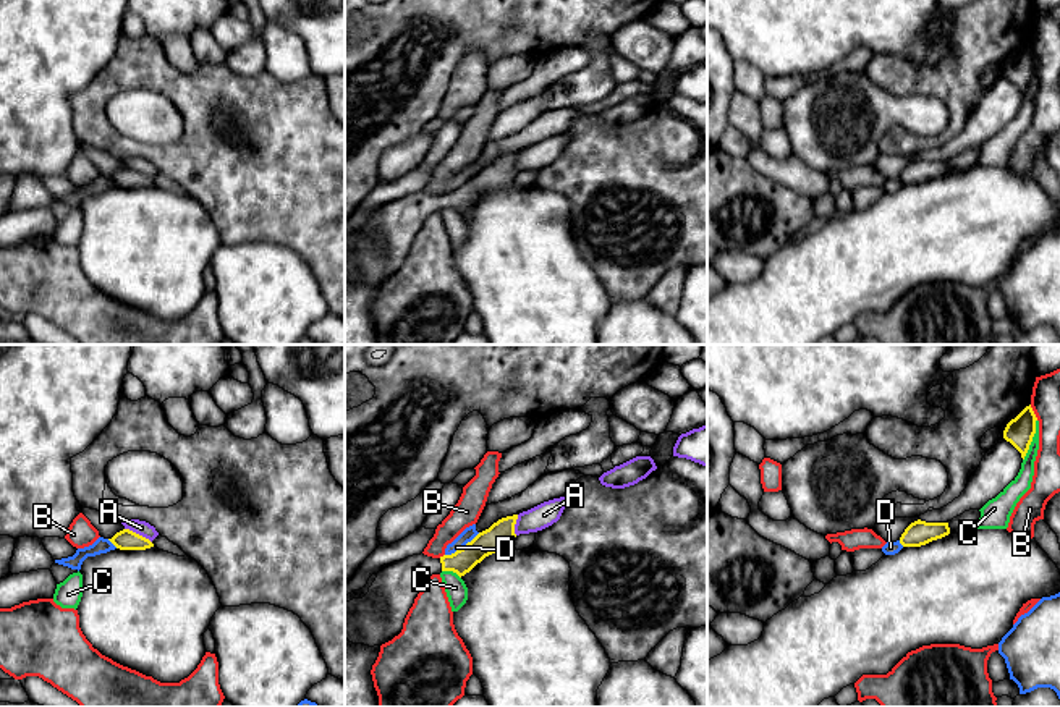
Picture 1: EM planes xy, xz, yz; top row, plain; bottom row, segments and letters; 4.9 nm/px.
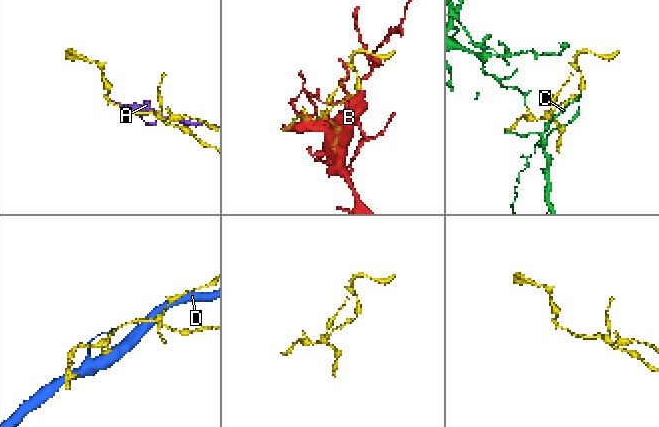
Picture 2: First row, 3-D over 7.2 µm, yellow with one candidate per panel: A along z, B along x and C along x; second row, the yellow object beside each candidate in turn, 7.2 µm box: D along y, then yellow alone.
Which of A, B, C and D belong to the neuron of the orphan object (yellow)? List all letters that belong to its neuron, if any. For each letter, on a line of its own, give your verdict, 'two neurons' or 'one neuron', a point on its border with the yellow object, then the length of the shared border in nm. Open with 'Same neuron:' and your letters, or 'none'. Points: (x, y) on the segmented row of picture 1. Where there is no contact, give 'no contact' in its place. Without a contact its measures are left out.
Same neuron: none
A: two neurons; contact xy (138, 534); length 150 nm
B: two neurons; contact yz (1033, 413); length 90 nm
C: two neurons; contact yz (1031, 440); length 220 nm
D: two neurons; contact xz (463, 547); length 200 nm

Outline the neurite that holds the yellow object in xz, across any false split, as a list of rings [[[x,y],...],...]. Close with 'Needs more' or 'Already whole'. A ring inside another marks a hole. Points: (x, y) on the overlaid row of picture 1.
[[[518,514],[498,519],[452,555],[432,558],[421,553],[387,565],[363,599],[345,603],[345,637],[374,647],[398,636],[414,599],[432,574],[453,571],[464,576],[485,557],[515,540],[516,519]]]. Needs more

